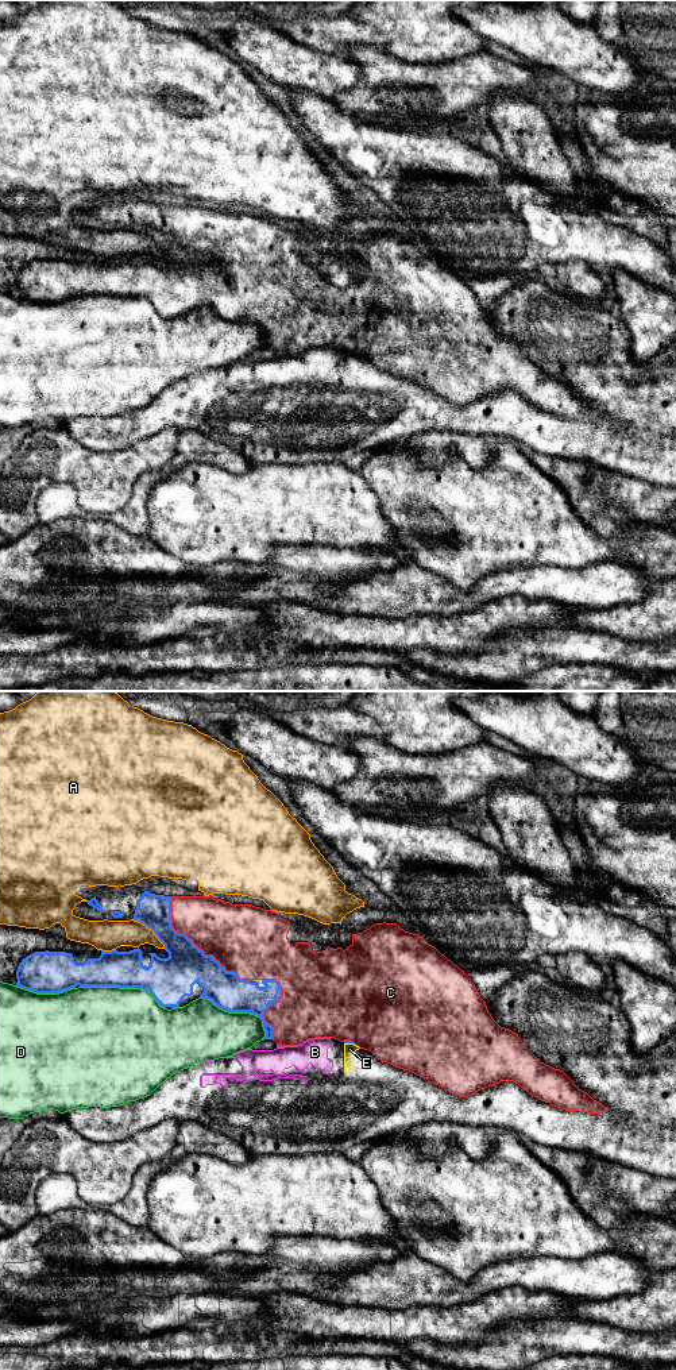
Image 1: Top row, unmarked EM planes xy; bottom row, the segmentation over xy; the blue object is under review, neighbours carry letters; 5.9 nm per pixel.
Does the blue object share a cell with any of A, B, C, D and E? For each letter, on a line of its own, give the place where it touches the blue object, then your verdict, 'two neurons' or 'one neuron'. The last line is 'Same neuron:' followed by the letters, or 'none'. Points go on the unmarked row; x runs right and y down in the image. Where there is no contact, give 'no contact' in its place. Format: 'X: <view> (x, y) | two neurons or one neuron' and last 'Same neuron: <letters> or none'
A: xy (151, 238) | two neurons
B: xy (281, 355) | two neurons
C: xy (194, 254) | one neuron
D: xy (123, 296) | two neurons
E: xy (350, 351) | two neurons
Same neuron: C

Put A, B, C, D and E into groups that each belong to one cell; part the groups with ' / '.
A / B E / C / D

